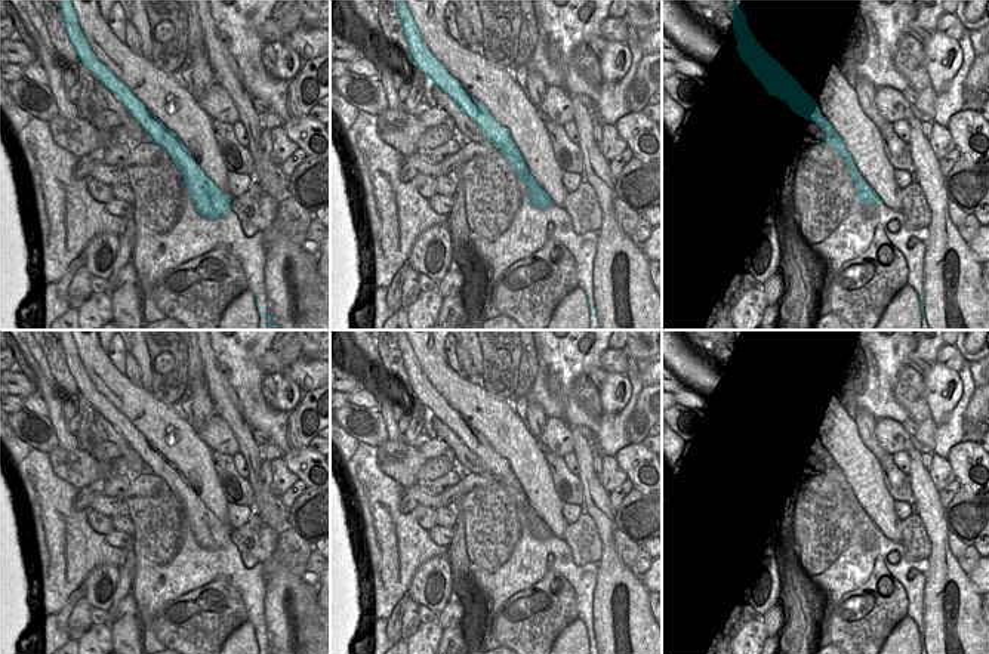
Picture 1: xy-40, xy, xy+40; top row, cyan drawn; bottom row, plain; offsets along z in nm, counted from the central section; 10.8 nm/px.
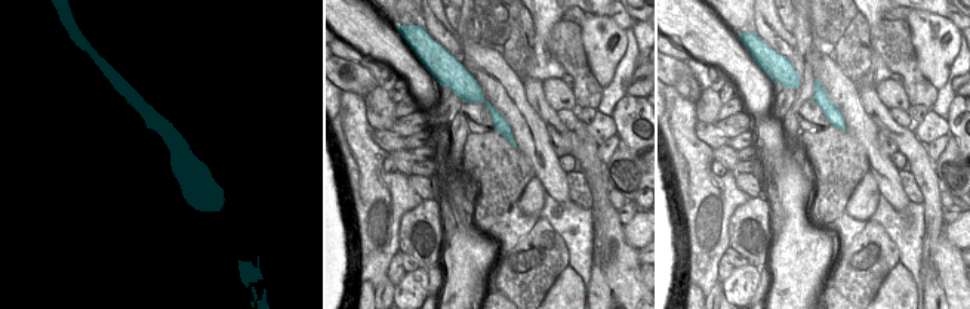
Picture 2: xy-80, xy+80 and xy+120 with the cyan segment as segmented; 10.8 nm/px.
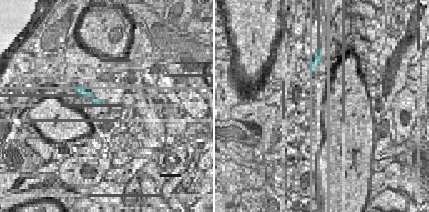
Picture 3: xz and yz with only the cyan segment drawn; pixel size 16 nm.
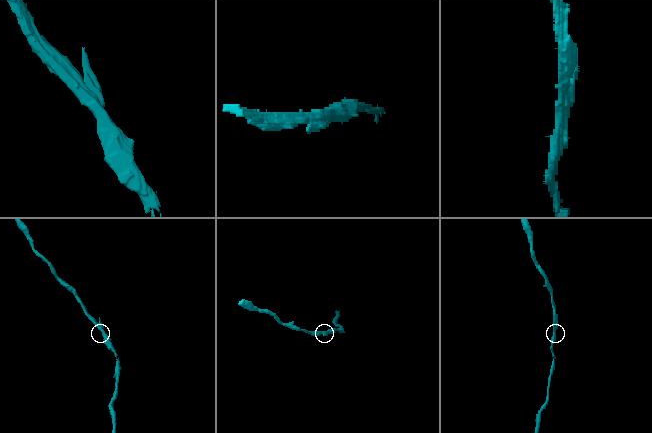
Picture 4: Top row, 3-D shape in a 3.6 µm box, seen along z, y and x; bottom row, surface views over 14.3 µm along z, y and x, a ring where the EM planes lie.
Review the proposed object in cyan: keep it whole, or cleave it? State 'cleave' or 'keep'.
cleave

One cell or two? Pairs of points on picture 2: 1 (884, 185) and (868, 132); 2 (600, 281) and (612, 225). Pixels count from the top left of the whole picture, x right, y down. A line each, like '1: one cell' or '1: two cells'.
1: one cell
2: one cell

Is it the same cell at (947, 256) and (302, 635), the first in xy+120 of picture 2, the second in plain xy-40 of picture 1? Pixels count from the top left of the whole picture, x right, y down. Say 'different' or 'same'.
different

